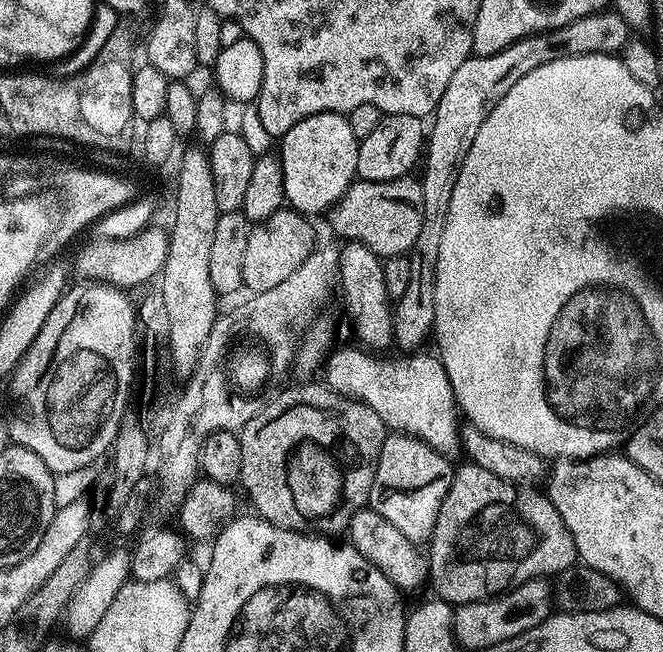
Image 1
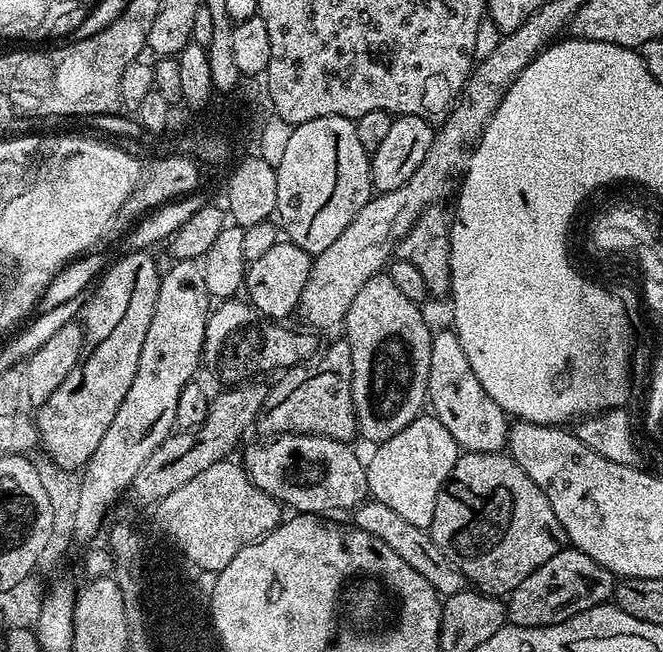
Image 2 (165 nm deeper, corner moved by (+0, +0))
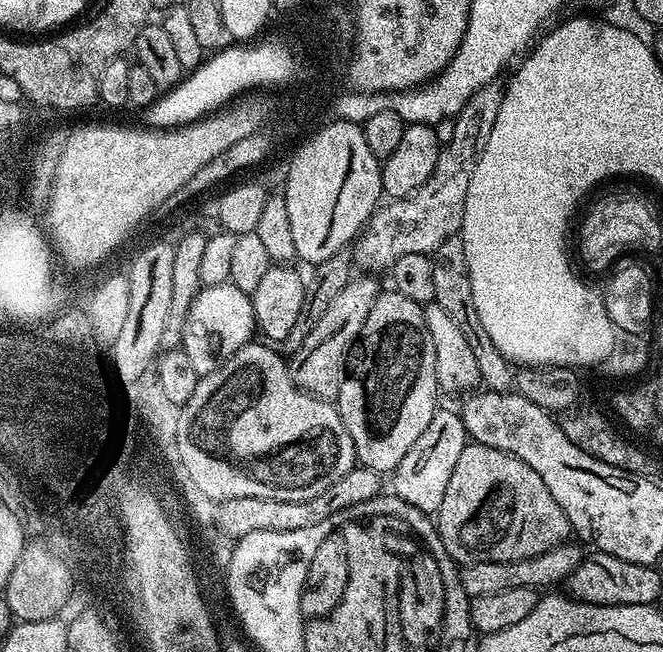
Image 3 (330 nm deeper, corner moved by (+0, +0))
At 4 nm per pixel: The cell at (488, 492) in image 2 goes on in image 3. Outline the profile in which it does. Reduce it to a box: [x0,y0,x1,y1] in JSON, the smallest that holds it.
[434,442,569,565]

